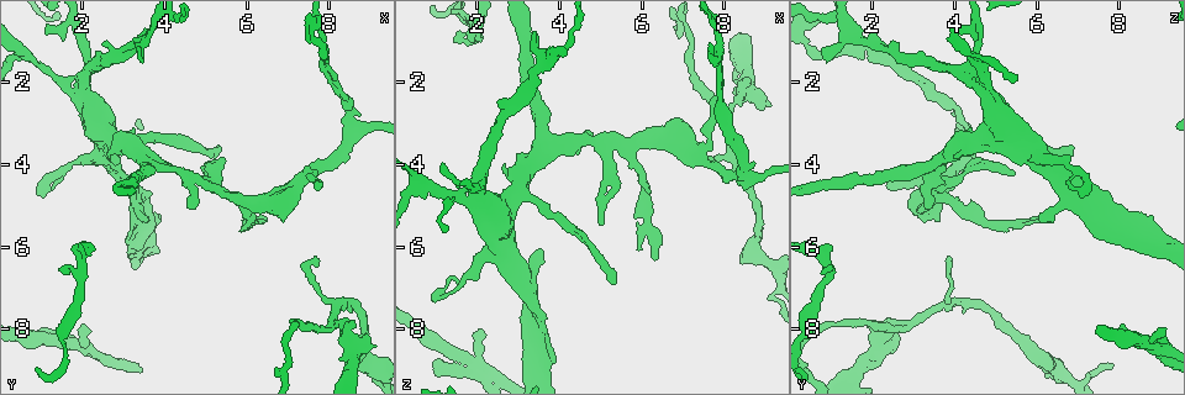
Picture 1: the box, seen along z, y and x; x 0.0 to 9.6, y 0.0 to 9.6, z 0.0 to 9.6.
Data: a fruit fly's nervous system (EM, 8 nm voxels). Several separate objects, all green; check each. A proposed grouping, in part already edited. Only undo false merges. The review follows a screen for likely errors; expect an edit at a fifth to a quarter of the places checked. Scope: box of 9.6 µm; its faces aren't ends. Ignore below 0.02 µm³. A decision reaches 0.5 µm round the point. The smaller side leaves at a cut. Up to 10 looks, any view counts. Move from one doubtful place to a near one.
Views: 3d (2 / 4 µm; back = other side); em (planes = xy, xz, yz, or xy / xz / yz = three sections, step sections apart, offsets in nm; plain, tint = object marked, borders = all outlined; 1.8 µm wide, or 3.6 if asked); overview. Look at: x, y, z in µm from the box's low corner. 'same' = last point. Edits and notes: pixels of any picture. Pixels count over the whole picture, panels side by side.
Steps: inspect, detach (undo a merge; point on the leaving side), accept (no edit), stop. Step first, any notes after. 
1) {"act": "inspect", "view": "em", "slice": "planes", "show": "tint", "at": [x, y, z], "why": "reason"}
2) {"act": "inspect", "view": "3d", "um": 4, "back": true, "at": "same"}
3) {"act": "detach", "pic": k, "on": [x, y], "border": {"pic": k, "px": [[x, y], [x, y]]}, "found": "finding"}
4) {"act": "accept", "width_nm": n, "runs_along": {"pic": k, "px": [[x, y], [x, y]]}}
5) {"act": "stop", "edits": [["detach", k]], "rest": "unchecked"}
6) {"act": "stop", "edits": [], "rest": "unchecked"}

{"act": "inspect", "view": "em", "slice": "xy", "step": 8, "show": "tint", "at": [2.60, 3.75, 6.00], "why": "calibre changes"}

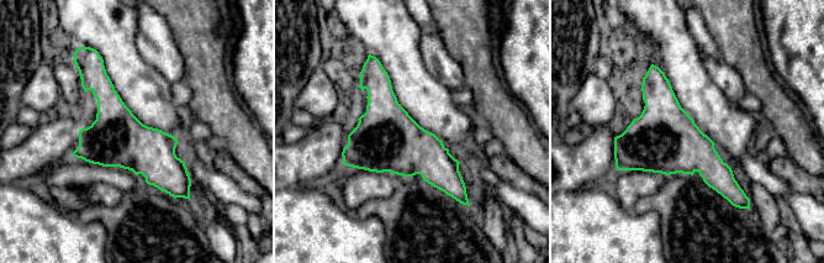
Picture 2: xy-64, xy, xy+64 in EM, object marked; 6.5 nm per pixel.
{"act": "inspect", "view": "em", "slice": "planes", "show": "borders", "at": "same", "why": "another direction"}

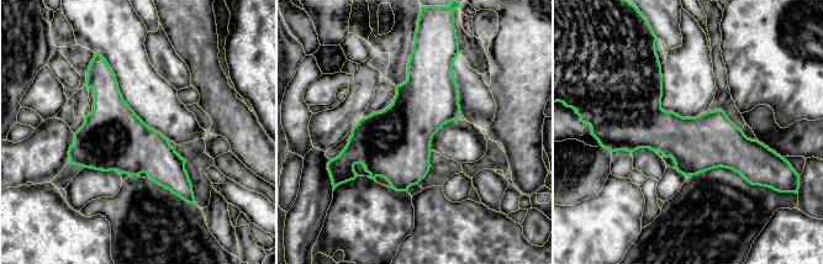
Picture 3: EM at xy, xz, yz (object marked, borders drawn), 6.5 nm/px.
{"act": "accept", "width_nm": 360, "found": "one cell here"}

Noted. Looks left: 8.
{"act": "inspect", "view": "em", "um": 3.6, "slice": "planes", "show": "tint", "at": [1.90, 8.35, 8.80]}

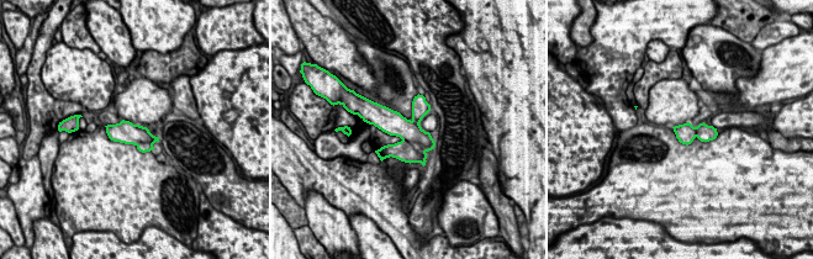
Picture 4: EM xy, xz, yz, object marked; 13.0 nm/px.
{"act": "detach", "pic": 4, "on": [402, 151], "width_nm": 280, "border": {"pic": 4, "px": [[402, 139], [413, 143], [425, 152]]}, "found": "two cells meet here"}

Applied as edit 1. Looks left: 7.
{"act": "inspect", "view": "em", "um": 3.6, "slice": "xz", "step": 4, "show": "tint", "at": [7.85, 1.00, 1.55], "why": "branch point"}

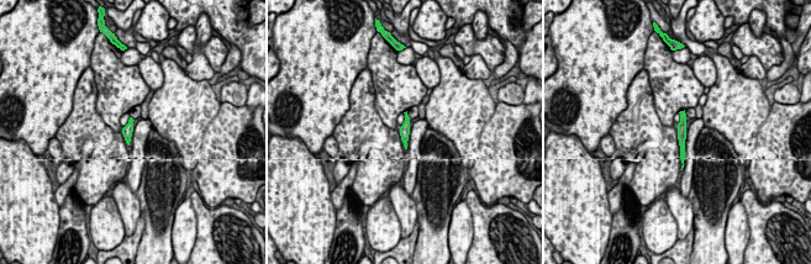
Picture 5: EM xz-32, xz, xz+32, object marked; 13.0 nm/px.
{"act": "inspect", "view": "em", "um": 3.6, "slice": "planes", "show": "tint", "at": "same", "why": "another direction"}

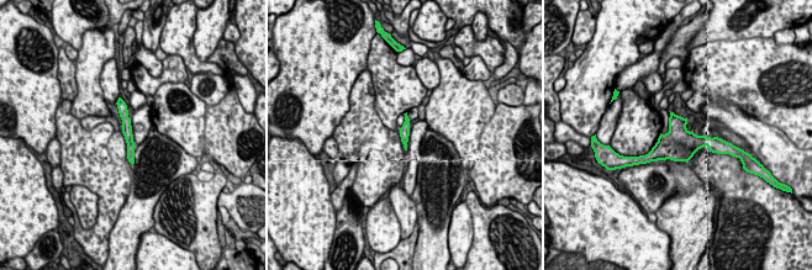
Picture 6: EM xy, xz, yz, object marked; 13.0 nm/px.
{"act": "accept", "width_nm": 130, "found": "one cell here"}

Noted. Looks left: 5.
{"act": "inspect", "view": "em", "slice": "yz", "step": 4, "show": "tint", "at": [2.10, 1.90, 4.45]}

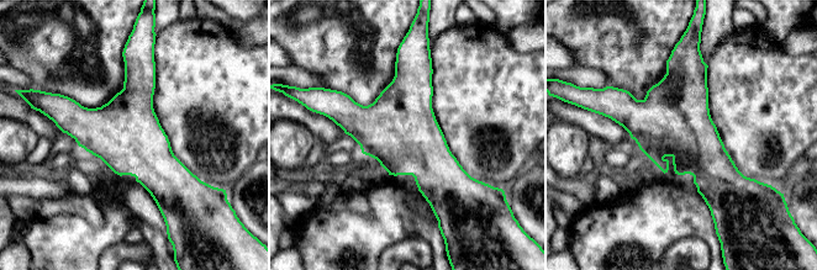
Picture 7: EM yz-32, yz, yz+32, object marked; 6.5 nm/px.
{"act": "accept", "found": "all the same cell"}

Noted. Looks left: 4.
{"act": "stop", "edits": [["detach", 4]], "rest": "unchecked"}

